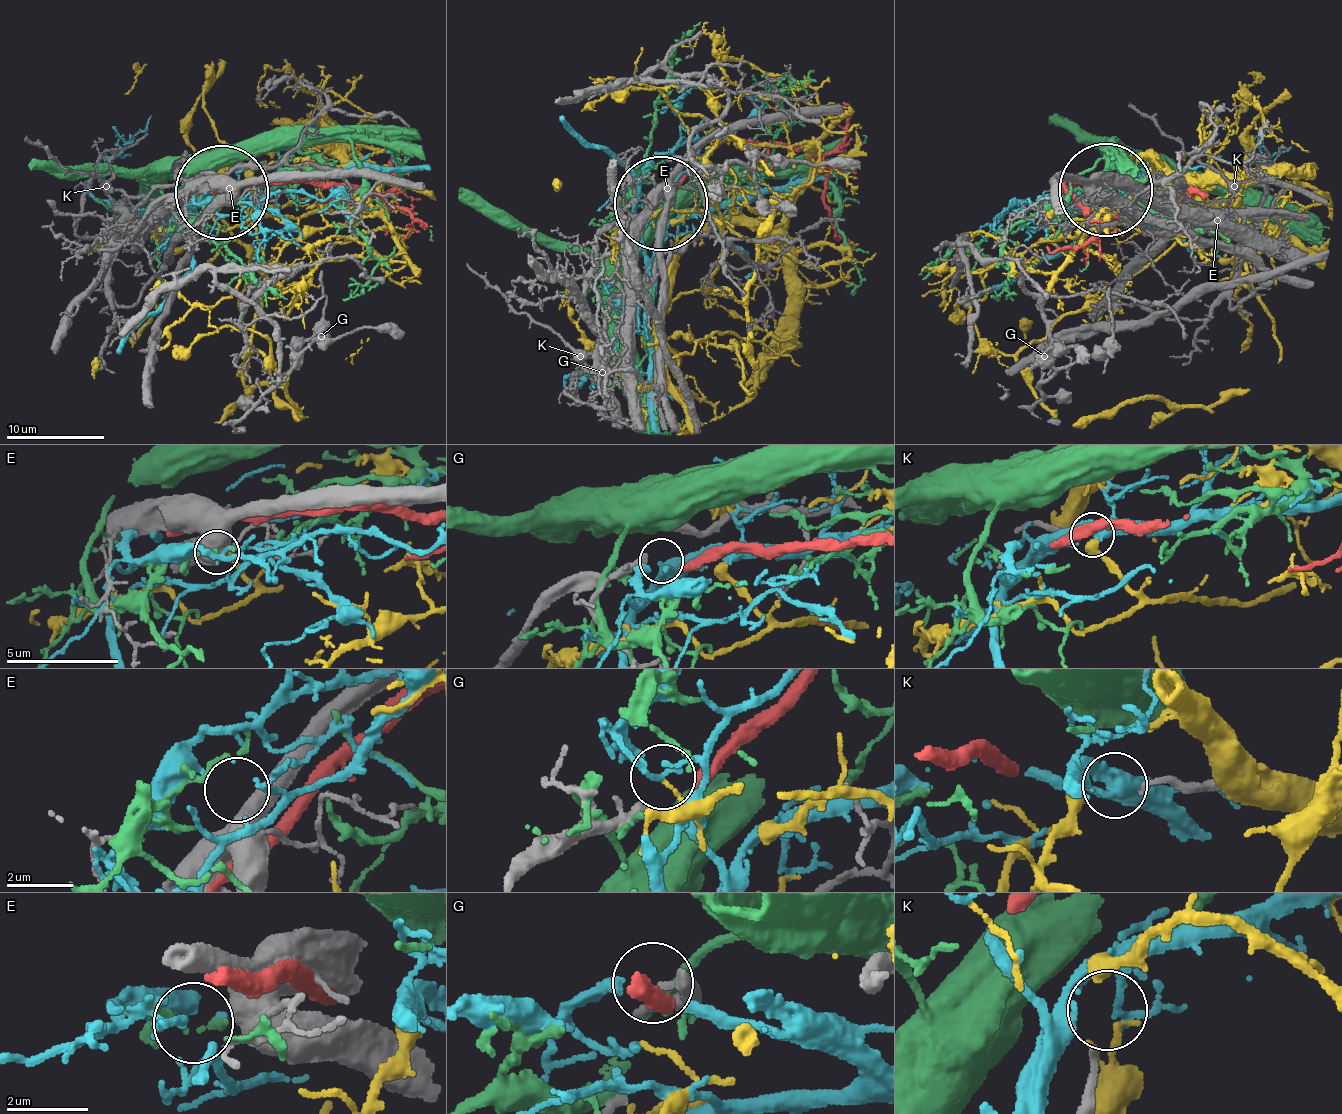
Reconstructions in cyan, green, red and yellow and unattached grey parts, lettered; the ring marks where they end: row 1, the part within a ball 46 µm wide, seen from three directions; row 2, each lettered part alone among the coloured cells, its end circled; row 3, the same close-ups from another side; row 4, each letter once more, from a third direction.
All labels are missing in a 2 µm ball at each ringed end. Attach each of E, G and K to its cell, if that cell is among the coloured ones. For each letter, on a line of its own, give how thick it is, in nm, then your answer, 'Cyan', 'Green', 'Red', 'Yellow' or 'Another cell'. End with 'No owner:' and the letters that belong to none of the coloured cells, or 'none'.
E: Thickness 500 nm. Another cell
G: Thickness 240 nm. Red
K: Thickness 180 nm. Yellow
No owner: E

